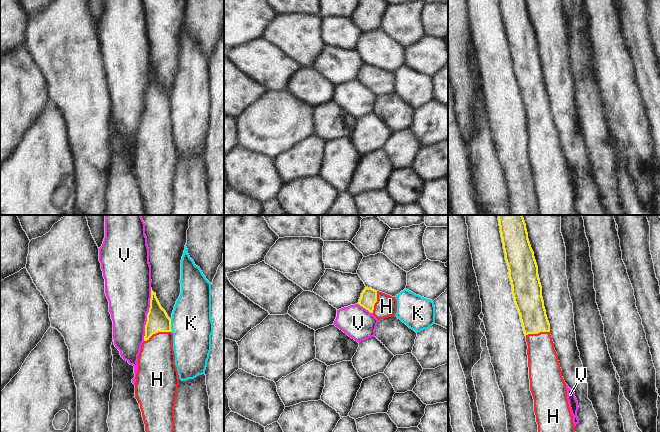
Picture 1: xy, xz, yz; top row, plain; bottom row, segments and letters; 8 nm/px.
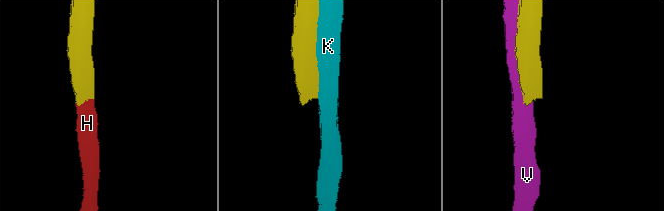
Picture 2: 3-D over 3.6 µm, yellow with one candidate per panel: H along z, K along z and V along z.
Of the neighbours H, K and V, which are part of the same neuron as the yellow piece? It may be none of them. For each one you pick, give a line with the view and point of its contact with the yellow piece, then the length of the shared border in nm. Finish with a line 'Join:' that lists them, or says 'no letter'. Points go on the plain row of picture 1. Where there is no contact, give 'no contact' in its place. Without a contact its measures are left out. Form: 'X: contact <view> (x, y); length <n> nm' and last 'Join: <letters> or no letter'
H: contact xy (157, 108); length 240 nm
Join: H

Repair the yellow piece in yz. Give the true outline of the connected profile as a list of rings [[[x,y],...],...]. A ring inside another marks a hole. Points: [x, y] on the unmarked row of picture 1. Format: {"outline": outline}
{"outline": [[[499,0],[500,9],[512,61],[512,70],[528,121],[530,167],[540,215],[577,215],[568,176],[566,159],[554,119],[542,73],[538,42],[531,24],[526,0]]]}

